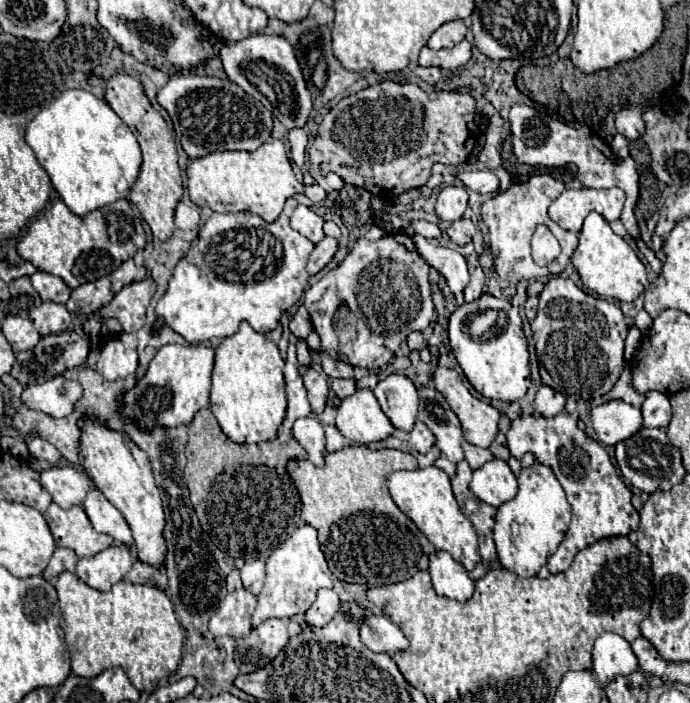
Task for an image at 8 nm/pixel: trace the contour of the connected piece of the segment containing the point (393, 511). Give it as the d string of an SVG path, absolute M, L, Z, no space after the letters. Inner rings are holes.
M348 446L344 450L332 452L326 456L326 464L322 468L314 466L308 460L290 460L288 474L292 476L300 500L302 500L302 520L318 530L320 548L326 554L328 566L332 574L350 584L366 584L366 586L384 586L412 578L420 570L428 570L428 556L436 550L428 538L416 528L416 524L396 506L388 492L386 478L396 470L416 470L418 462L412 454L380 448L370 450L366 446Z

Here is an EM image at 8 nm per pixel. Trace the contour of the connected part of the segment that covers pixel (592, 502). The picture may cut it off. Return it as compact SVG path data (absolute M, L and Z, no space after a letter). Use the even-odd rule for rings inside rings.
M558 414L556 418L542 416L520 416L512 422L506 434L510 454L522 458L526 452L534 452L536 460L550 466L560 480L568 502L572 506L570 528L560 542L558 550L548 560L548 570L552 574L568 570L574 556L586 546L608 538L608 536L628 536L638 530L640 516L632 506L632 492L618 476L608 452L590 436L586 436L578 426L576 418L570 414Z

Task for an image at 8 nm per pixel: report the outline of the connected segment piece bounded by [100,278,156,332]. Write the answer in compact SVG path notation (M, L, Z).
M144 278L140 282L132 282L124 286L110 304L100 308L102 318L116 318L124 332L138 332L144 326L146 308L150 298L156 292L156 282L152 278Z

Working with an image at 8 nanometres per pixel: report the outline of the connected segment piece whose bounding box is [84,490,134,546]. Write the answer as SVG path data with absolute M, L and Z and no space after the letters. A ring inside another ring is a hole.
M90 490L84 500L84 510L96 532L104 532L124 546L132 546L132 532L118 508L114 508L100 490Z

